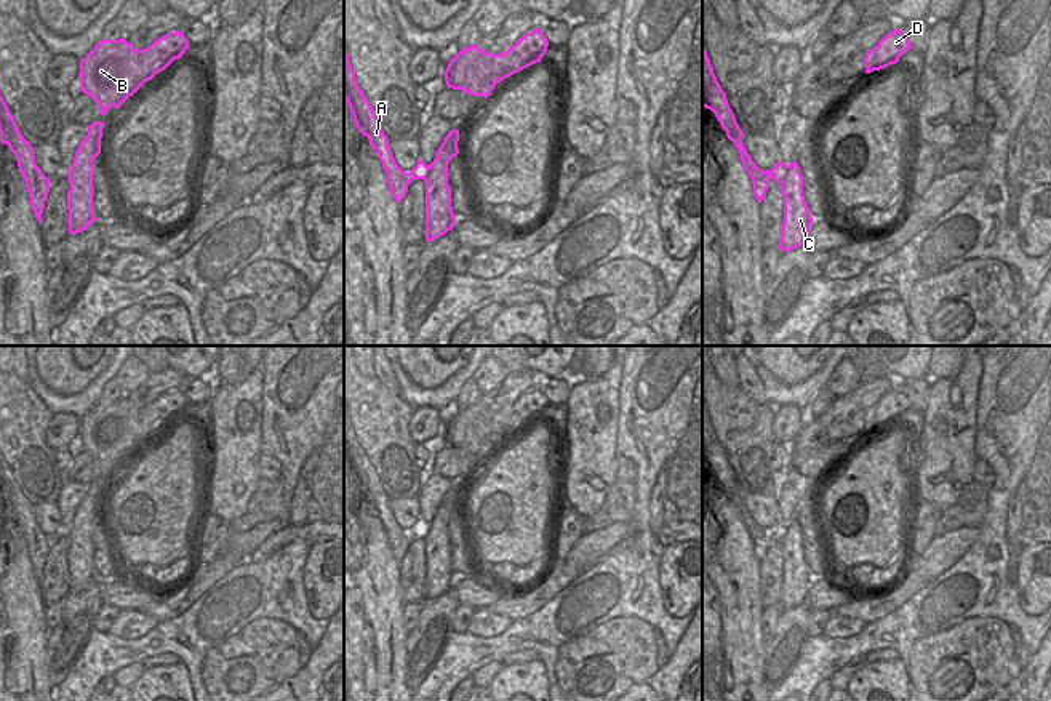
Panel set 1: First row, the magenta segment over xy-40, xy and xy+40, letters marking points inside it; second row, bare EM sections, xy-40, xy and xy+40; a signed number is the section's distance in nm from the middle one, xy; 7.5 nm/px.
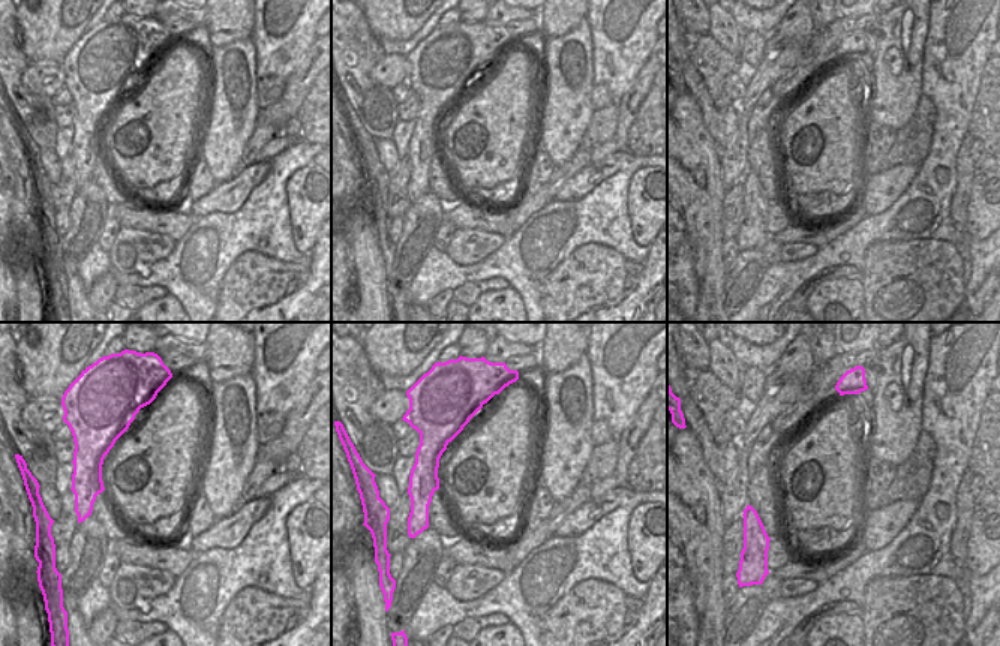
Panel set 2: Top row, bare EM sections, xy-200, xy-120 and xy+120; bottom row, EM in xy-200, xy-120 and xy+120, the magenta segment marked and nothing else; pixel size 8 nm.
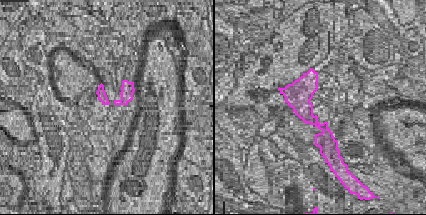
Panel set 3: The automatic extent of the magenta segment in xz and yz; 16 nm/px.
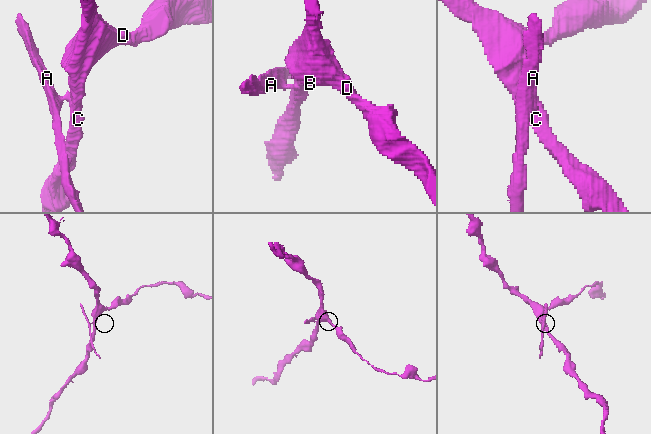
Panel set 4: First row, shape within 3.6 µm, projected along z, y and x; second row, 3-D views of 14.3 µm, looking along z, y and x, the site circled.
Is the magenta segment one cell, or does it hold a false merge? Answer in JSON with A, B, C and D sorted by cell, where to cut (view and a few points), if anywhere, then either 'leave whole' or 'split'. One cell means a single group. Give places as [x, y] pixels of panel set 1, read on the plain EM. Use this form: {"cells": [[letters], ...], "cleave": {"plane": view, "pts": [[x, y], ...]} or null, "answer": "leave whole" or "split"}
{"cells": [["A"], ["B", "C", "D"]], "cleave": {"plane": "xy+40", "pts": [[791, 524], [779, 541]]}, "answer": "split"}

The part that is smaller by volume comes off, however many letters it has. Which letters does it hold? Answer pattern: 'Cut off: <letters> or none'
Cut off: A

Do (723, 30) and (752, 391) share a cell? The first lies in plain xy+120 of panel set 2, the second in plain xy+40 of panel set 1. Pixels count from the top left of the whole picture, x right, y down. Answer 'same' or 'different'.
same

